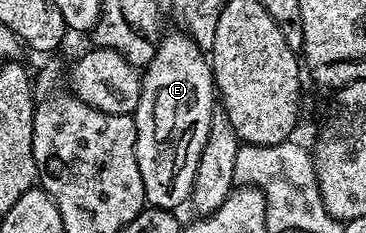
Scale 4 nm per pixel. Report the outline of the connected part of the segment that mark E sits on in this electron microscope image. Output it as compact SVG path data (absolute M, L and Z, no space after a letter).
M179 33L179 35L164 34L160 38L159 46L155 48L153 61L147 64L141 78L143 80L141 97L137 101L137 109L133 116L137 129L137 169L141 169L141 181L145 185L147 203L152 207L160 207L163 211L175 211L182 203L184 206L190 200L193 189L193 173L197 173L197 161L201 161L201 149L205 149L205 137L209 137L209 117L212 116L212 109L217 105L215 77L211 74L211 64L204 51L194 43L188 34Z

